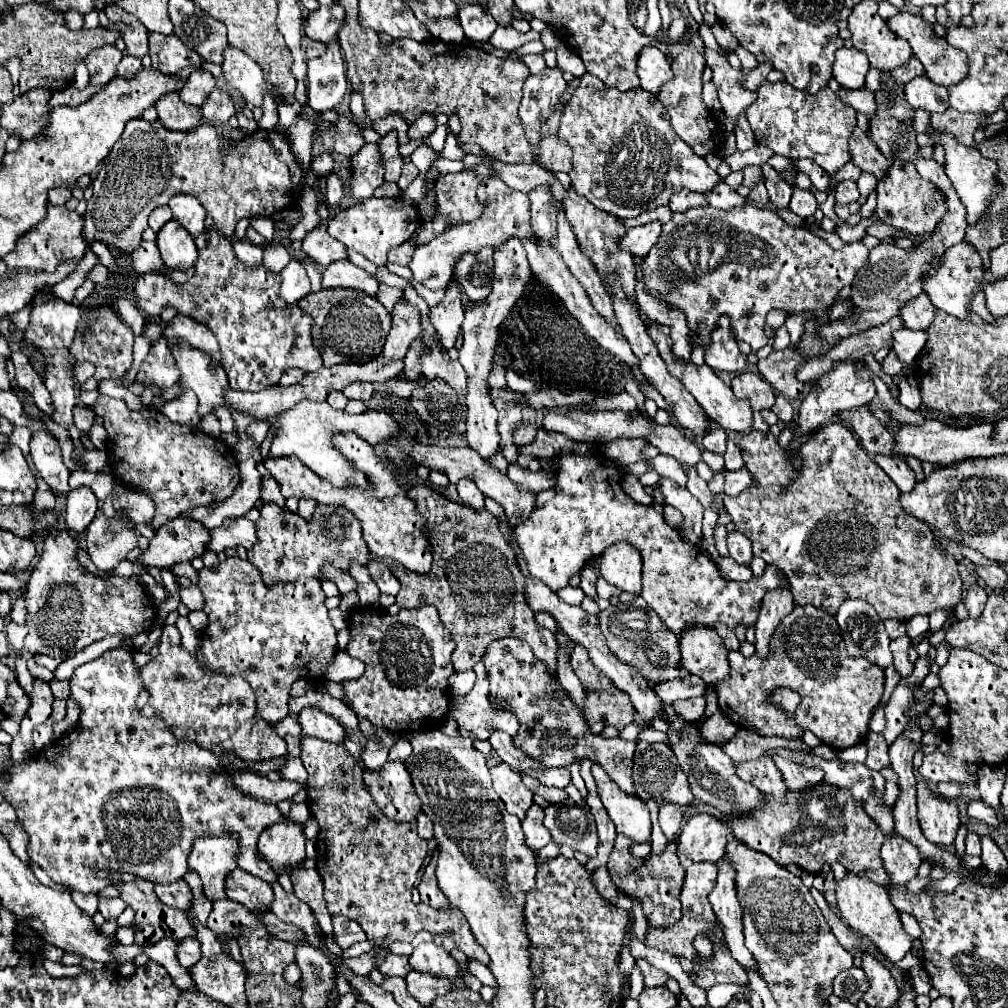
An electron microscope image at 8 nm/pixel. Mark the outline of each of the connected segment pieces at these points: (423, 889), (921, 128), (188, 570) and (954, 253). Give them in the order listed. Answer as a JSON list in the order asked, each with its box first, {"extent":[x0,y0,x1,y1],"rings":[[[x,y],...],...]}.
[{"extent":[417,855,449,909],"rings":[[[435,855],[433,859],[429,861],[425,873],[423,873],[423,879],[421,883],[417,885],[419,893],[421,893],[421,901],[427,903],[429,907],[433,909],[449,909],[449,901],[445,899],[445,895],[441,893],[441,889],[437,887],[437,879],[435,879]]]},{"extent":[913,109,931,133],"rings":[[[917,109],[917,115],[915,115],[915,119],[913,119],[913,121],[915,121],[915,123],[913,123],[913,127],[915,127],[915,131],[917,131],[917,133],[927,133],[927,131],[929,131],[931,121],[929,121],[929,113],[927,113],[927,111]]]},{"extent":[171,563,197,583],"rings":[[[179,563],[179,565],[173,565],[171,571],[173,571],[177,577],[187,577],[187,579],[191,579],[191,583],[197,583],[197,571],[193,569],[191,563]]]},{"extent":[923,241,985,319],"rings":[[[963,241],[949,247],[941,257],[935,257],[933,261],[927,263],[923,293],[939,311],[945,311],[947,315],[953,315],[957,319],[965,319],[965,315],[969,315],[969,301],[975,289],[983,287],[983,279],[985,271],[981,259],[977,257],[977,251],[973,251],[973,247],[969,247],[969,243]]]}]

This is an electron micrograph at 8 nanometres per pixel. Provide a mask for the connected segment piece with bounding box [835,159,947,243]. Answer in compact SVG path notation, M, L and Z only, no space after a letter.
M895 159L889 169L889 179L883 179L877 185L877 209L873 211L873 217L861 219L861 223L855 227L845 223L835 231L843 243L853 243L853 241L861 241L867 235L867 227L871 227L875 221L881 221L917 237L917 235L933 233L939 227L945 213L947 213L945 195L931 181L921 179L913 163L901 163L899 159Z

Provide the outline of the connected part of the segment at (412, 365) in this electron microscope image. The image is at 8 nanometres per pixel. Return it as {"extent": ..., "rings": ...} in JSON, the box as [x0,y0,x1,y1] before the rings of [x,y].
{"extent":[397,343,421,381],"rings":[[[413,343],[413,347],[409,349],[409,355],[405,355],[405,367],[397,375],[397,381],[413,381],[413,379],[419,379],[419,375],[421,375],[421,369],[417,367],[417,343]]]}

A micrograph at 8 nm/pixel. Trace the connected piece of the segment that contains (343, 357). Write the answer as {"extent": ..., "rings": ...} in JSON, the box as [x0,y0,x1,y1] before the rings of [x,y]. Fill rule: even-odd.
{"extent":[297,289,391,367],"rings":[[[321,289],[299,299],[297,307],[313,319],[313,345],[325,367],[351,361],[365,363],[369,357],[379,355],[381,343],[385,343],[385,335],[391,327],[391,313],[375,297],[369,297],[357,289]]]}

